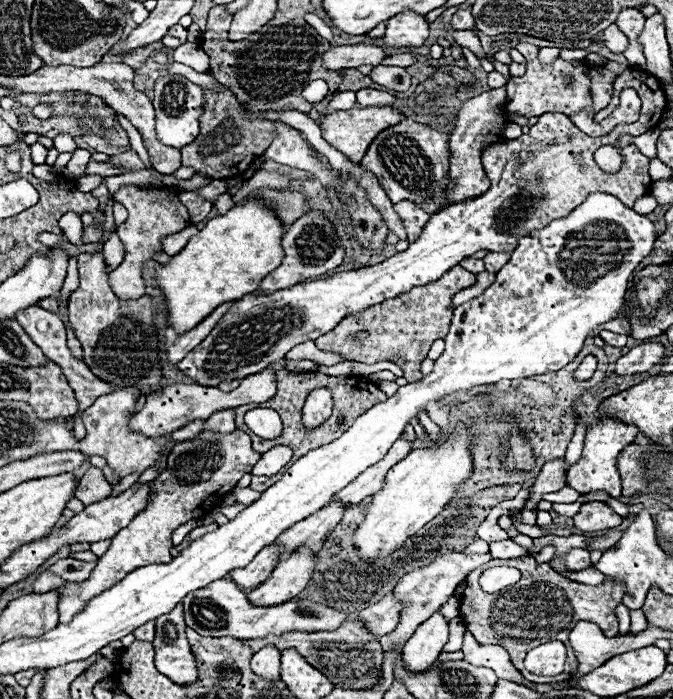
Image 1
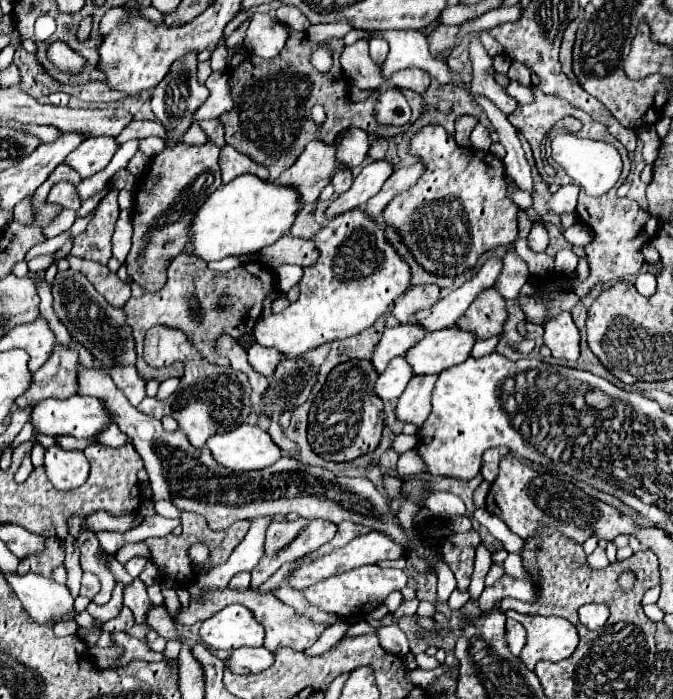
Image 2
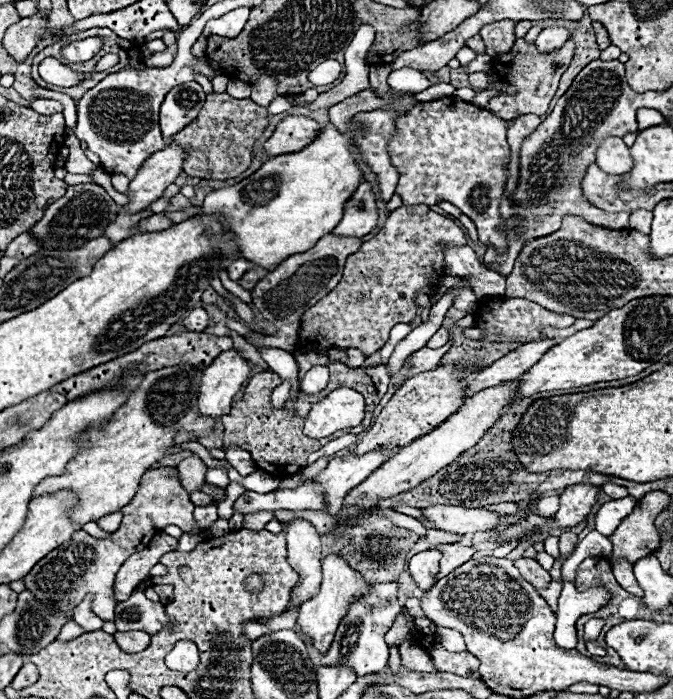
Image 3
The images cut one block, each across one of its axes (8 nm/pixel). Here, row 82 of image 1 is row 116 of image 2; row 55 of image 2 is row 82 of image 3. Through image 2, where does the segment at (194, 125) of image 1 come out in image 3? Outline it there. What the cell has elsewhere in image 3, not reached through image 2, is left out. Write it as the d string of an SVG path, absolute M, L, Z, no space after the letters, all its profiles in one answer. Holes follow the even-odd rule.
M186 82L172 88L160 108L160 128L164 138L172 138L192 120L204 106L204 92L198 82Z

